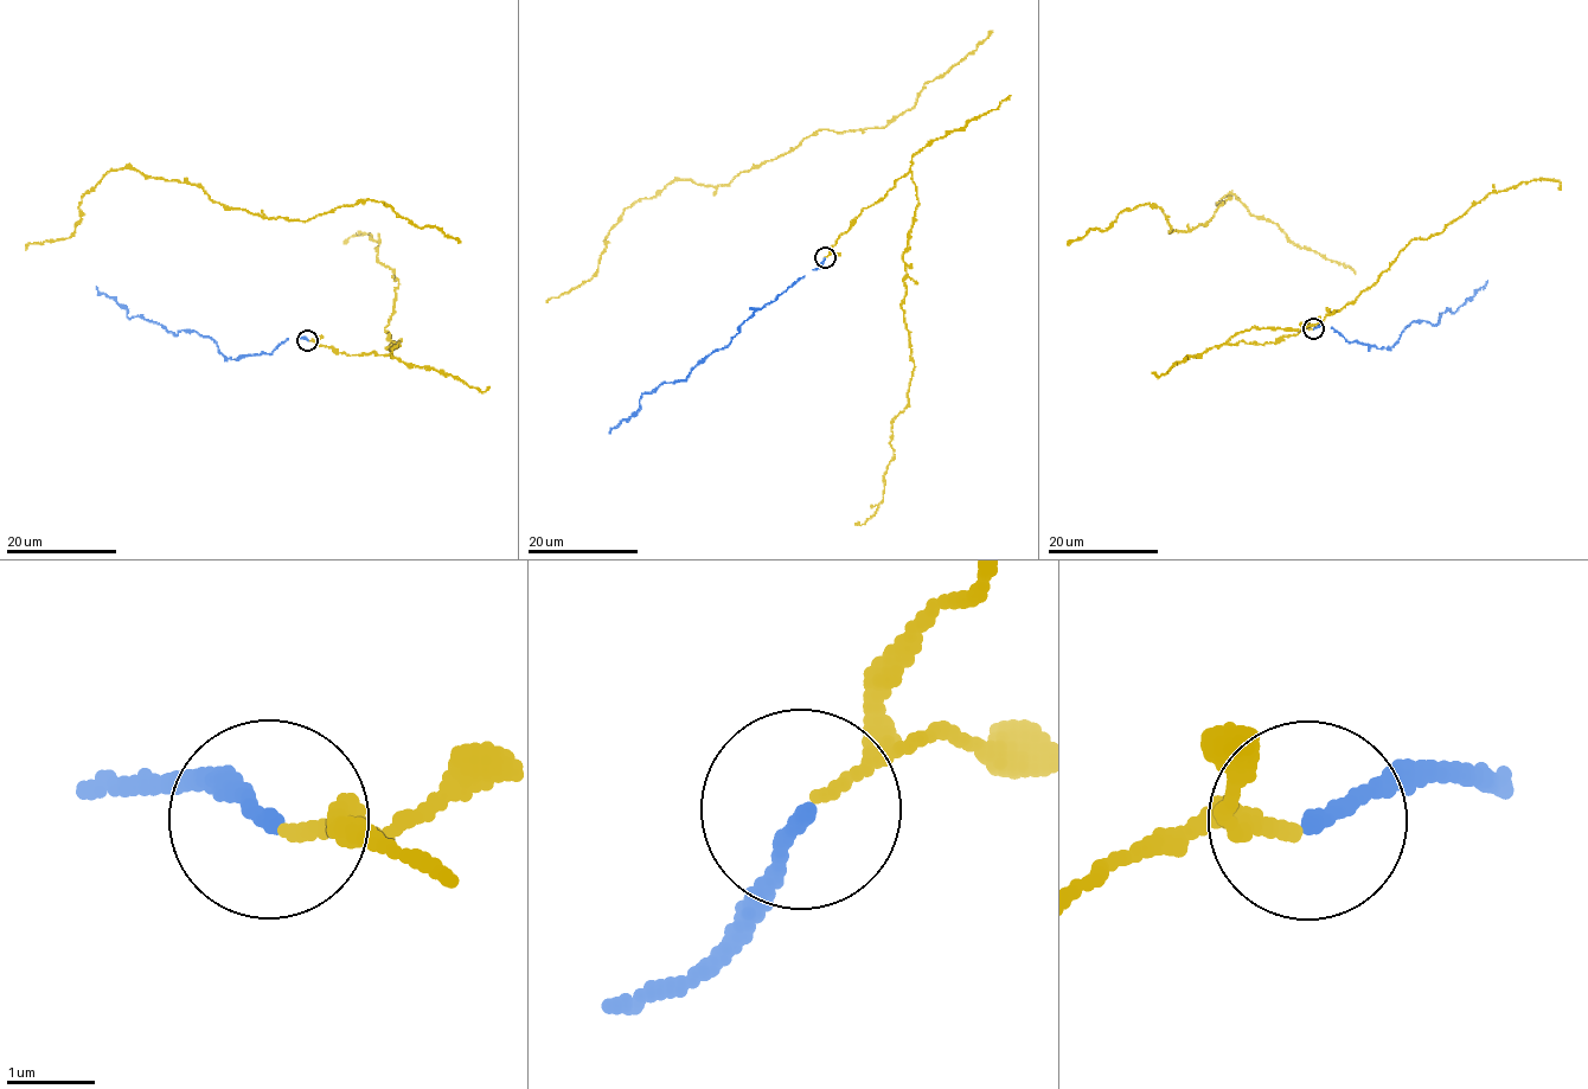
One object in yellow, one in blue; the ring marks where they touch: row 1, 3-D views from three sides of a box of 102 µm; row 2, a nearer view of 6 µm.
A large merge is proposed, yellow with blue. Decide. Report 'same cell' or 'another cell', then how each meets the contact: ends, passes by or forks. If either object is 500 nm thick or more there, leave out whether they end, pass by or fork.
same cell; yellow passes by; blue ends there

